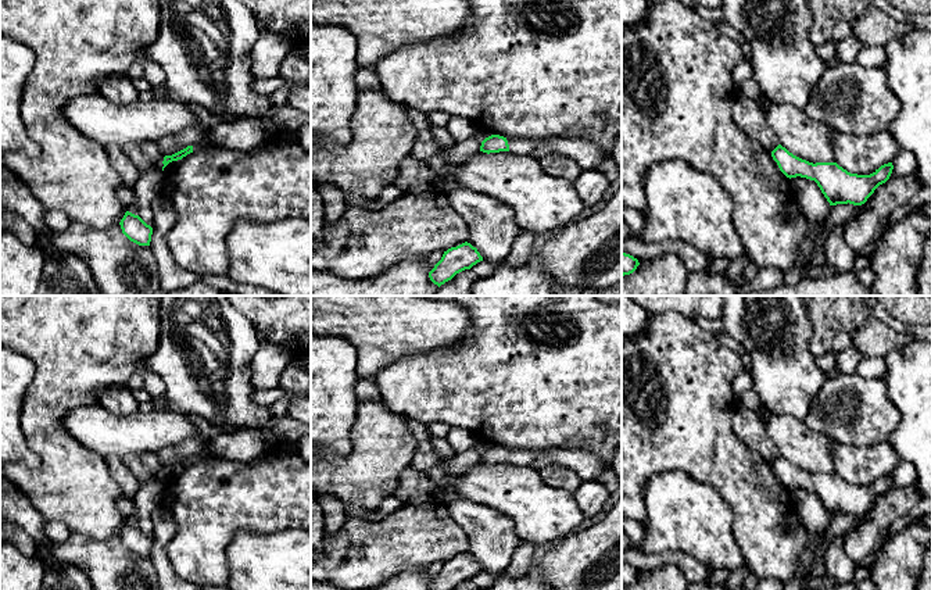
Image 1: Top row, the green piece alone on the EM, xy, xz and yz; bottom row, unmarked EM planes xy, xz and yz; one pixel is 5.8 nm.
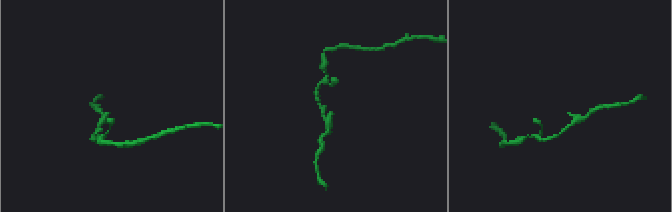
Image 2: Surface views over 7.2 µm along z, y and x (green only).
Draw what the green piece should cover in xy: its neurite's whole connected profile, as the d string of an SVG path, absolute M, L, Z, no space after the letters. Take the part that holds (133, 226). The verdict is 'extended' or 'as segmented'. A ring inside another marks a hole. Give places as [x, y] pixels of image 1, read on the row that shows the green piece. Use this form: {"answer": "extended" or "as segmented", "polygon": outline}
{"answer": "as segmented", "polygon": "M126 211L119 225L122 233L130 242L139 246L150 246L153 228L147 225L139 215Z"}

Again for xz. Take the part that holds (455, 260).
{"answer": "as segmented", "polygon": "M465 242L444 251L441 260L429 272L429 278L440 287L445 282L451 280L456 273L470 269L480 261L483 261L483 257L477 248Z"}

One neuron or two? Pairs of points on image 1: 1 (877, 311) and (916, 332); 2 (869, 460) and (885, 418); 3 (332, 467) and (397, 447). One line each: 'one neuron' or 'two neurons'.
1: one neuron
2: two neurons
3: one neuron

